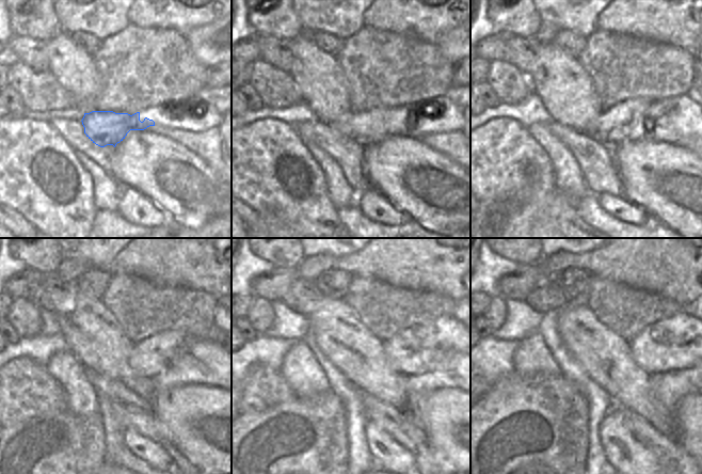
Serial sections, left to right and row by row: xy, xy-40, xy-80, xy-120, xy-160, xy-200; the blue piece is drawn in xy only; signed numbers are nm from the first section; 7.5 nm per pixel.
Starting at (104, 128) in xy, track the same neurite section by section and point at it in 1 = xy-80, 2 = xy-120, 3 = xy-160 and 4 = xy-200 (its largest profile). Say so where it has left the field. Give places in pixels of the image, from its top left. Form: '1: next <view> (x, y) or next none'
1: next xy-80 (613, 126)
2: next xy-120 (142, 358)
3: next xy-160 (445, 333)
4: next xy-200 (681, 342)

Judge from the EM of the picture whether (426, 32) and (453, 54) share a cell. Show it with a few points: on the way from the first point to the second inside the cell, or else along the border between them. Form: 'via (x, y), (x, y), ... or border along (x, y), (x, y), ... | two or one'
border along (457, 26), (446, 30), (434, 43) | two

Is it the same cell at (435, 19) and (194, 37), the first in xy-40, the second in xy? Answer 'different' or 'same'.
different

